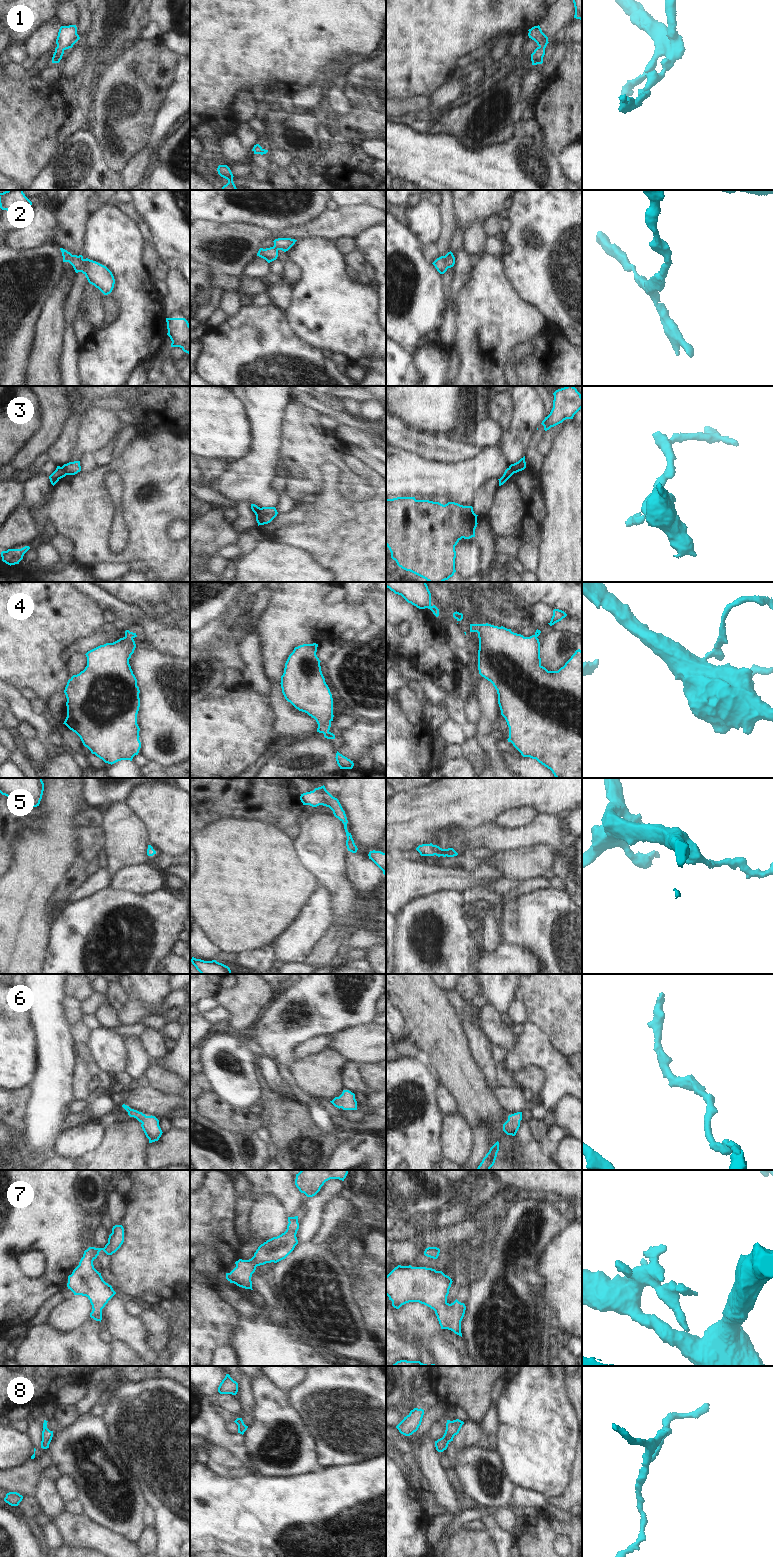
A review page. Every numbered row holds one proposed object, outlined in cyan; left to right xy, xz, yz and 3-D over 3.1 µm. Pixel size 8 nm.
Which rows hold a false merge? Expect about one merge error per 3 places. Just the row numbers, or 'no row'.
3.

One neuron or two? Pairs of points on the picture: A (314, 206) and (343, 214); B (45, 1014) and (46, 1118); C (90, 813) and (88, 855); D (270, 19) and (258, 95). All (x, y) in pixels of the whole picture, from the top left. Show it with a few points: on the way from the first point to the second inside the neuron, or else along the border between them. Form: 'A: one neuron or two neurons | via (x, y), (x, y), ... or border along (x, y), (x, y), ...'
A: two neurons | border along (325, 209), (313, 219), (305, 222)
B: one neuron | via (49, 1040), (49, 1092)
C: two neurons | border along (81, 824), (100, 828)
D: two neurons | border along (250, 90), (259, 87), (263, 91)

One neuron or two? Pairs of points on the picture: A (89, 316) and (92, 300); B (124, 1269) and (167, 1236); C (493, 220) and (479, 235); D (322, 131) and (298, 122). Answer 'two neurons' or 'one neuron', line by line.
A: one neuron
B: one neuron
C: two neurons
D: two neurons

